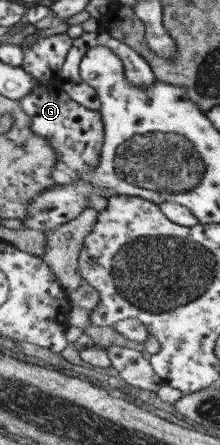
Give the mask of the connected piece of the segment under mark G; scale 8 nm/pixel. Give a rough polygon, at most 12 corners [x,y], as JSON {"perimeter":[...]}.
{"perimeter":[[43,81],[20,99],[32,133],[76,173],[96,167],[98,110]]}

